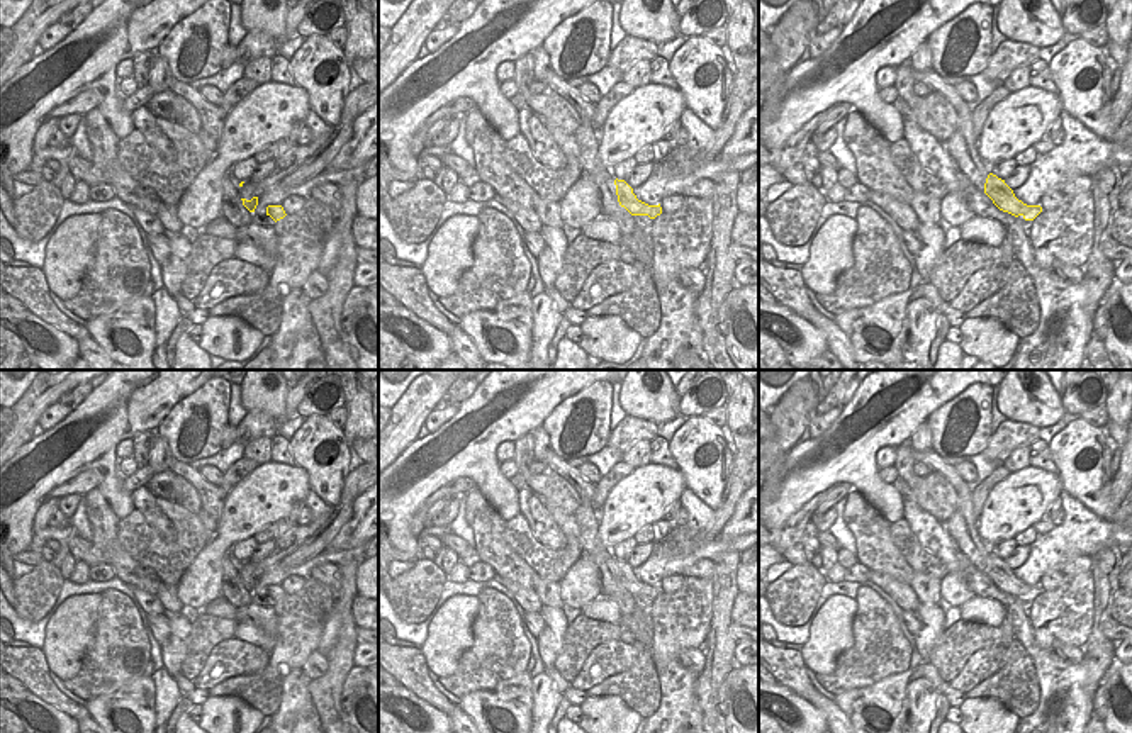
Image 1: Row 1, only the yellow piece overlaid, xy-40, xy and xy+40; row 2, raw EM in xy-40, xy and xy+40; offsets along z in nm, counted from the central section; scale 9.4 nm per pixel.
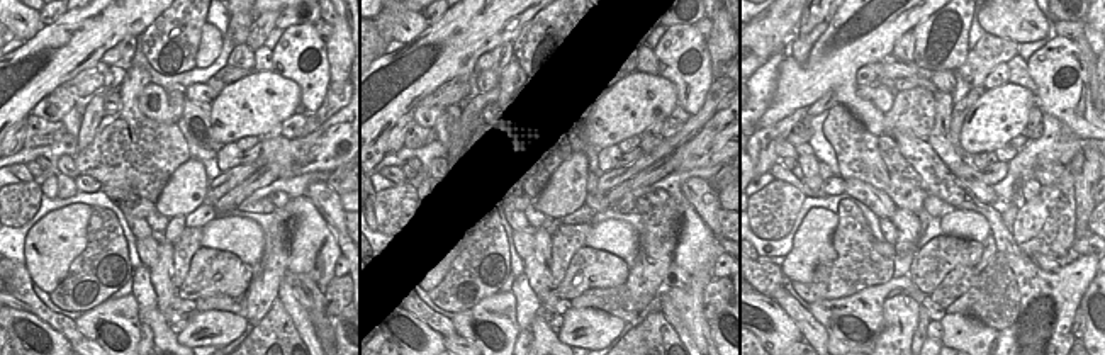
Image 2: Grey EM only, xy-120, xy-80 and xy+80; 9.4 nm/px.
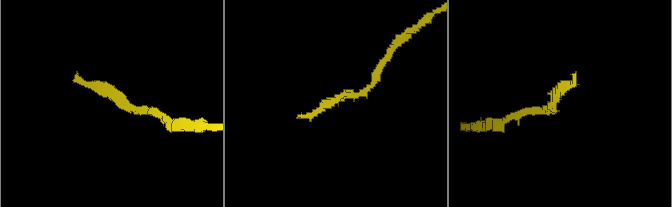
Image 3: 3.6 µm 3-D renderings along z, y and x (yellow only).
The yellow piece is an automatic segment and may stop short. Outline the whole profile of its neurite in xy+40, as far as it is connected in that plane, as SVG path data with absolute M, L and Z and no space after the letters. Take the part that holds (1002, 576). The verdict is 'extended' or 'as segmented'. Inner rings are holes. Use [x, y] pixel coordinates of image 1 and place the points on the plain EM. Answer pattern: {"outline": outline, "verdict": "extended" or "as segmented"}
{"outline": "M989 553L984 563L984 574L993 580L993 584L1015 597L1022 596L1025 601L1034 601L1040 592L1040 585L1027 585L1018 580L1013 570L1005 563L1005 560Z", "verdict": "as segmented"}

